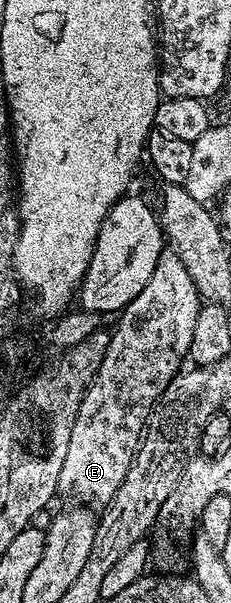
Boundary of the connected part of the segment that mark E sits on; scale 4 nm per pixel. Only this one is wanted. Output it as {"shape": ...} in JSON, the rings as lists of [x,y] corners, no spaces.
{"shape":[[[173,248],[163,249],[160,260],[156,260],[152,280],[148,280],[140,296],[136,296],[136,300],[129,302],[121,311],[117,319],[118,327],[113,327],[110,336],[108,352],[104,354],[104,360],[76,412],[72,437],[68,440],[68,453],[64,456],[64,468],[60,468],[59,495],[71,494],[82,504],[105,504],[113,500],[120,484],[124,484],[124,478],[128,476],[128,468],[132,468],[132,460],[138,454],[138,445],[142,443],[154,405],[164,388],[168,388],[170,381],[183,369],[192,344],[192,330],[196,328],[196,316],[202,305],[204,303],[198,297],[196,284],[192,282],[188,268],[184,268],[184,260],[180,260]]]}

